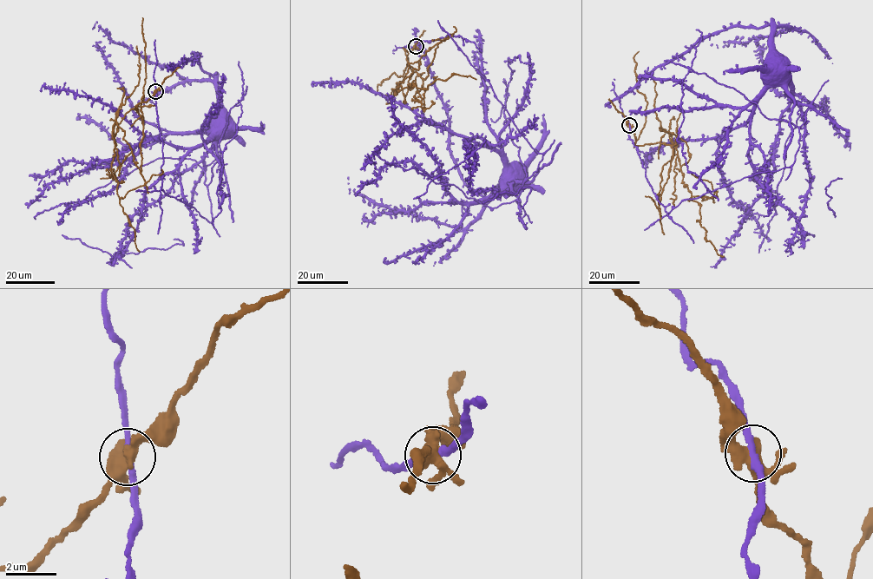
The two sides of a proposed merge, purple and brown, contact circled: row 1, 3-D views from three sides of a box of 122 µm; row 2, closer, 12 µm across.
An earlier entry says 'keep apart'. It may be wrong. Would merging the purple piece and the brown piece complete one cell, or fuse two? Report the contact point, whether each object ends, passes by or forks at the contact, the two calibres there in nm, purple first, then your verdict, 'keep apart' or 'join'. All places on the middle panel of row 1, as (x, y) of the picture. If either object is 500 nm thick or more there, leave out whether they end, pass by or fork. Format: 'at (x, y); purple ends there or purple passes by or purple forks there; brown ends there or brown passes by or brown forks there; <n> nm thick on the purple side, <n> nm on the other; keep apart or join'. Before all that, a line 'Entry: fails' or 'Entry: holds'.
Entry: holds
at (416, 46); purple passes by; brown forks there; 220 nm thick on the purple side, 440 nm on the other; keep apart

